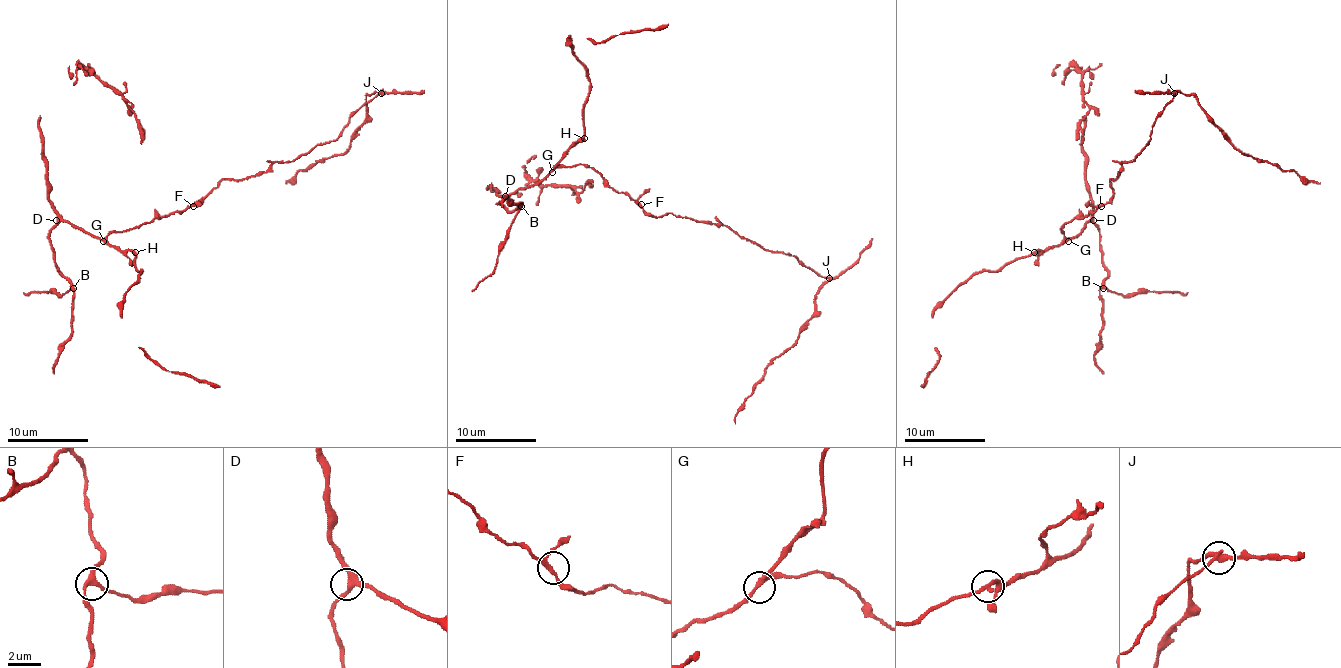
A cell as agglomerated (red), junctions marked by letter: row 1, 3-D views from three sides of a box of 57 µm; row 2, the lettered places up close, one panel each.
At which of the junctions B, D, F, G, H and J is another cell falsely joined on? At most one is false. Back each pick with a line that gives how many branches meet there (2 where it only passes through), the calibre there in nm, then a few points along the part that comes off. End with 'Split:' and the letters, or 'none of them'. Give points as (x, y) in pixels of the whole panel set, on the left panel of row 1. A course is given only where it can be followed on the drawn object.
J: 3 branches meet; 220 nm thick; foreign part runs (382, 92), (365, 96), (365, 123), (343, 153), (319, 159), (286, 184)
Split: J

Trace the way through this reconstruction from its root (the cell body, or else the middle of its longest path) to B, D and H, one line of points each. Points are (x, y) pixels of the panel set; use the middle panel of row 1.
B: (639, 206), (582, 164), (558, 166), (541, 180), (499, 202), (507, 210), (521, 206)
D: (639, 206), (582, 164), (558, 166), (541, 180), (505, 196)
H: (639, 206), (582, 164), (556, 168), (560, 159), (584, 137)

